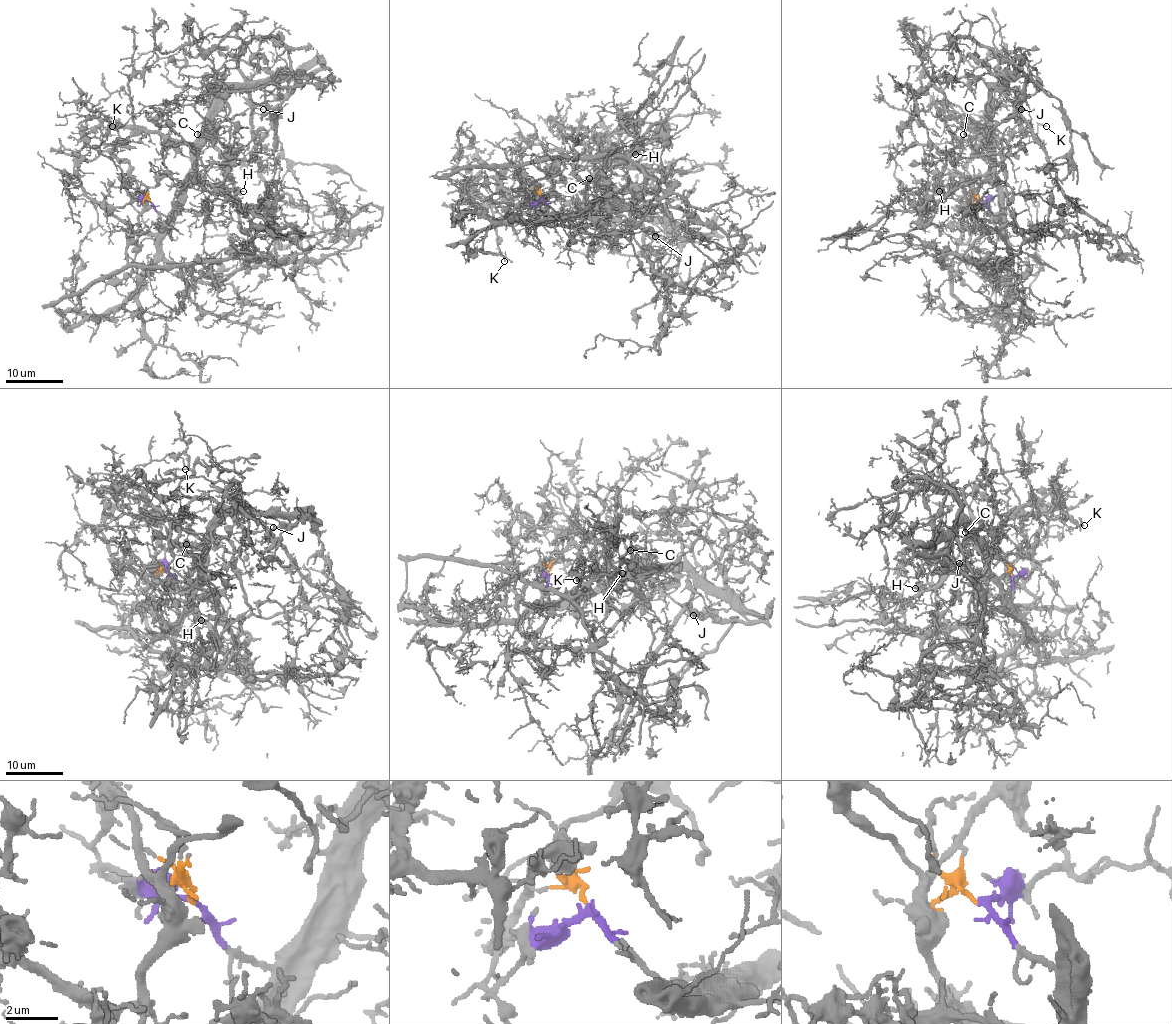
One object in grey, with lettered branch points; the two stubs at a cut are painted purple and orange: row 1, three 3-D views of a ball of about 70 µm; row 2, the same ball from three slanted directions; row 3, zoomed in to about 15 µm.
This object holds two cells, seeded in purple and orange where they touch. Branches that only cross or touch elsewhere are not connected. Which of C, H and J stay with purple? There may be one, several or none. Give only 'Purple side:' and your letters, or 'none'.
Purple side: C, H, J

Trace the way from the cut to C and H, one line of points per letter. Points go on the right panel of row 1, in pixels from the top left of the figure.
C: (982, 201), (998, 216), (999, 201), (992, 167), (992, 147), (984, 131), (976, 134), (972, 141), (963, 134)
H: (982, 201), (991, 211), (999, 214), (998, 181), (991, 174), (966, 177), (942, 196), (939, 191)

